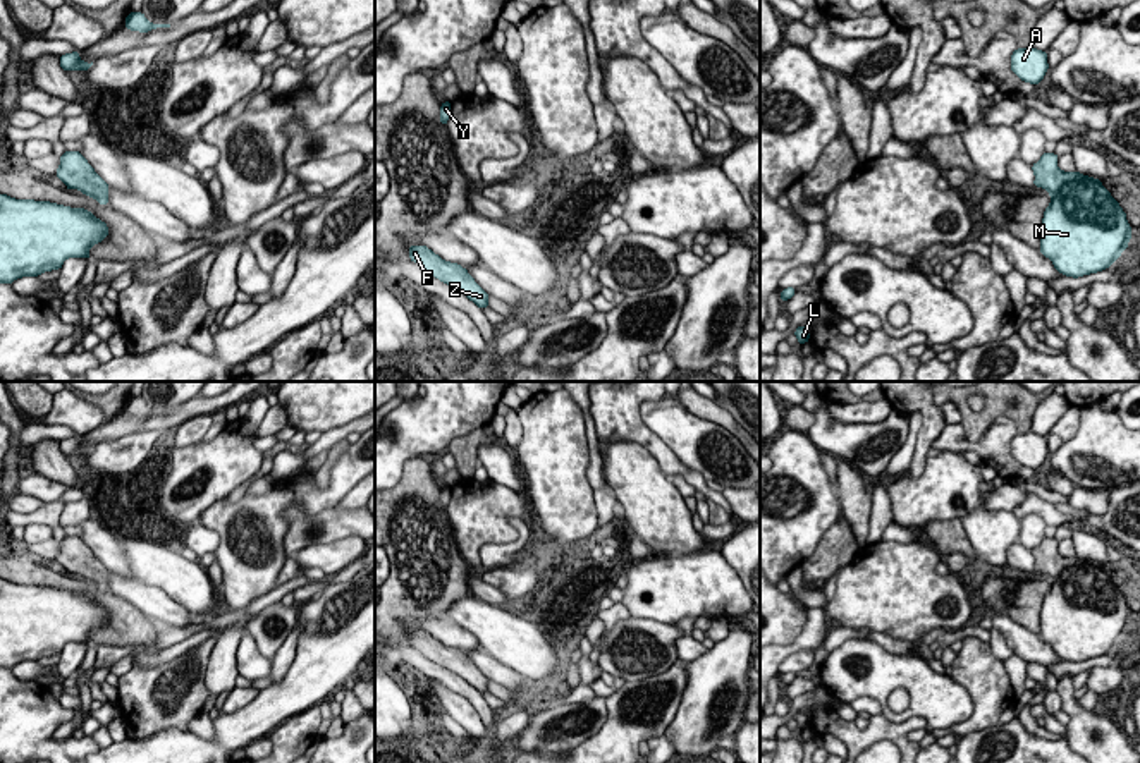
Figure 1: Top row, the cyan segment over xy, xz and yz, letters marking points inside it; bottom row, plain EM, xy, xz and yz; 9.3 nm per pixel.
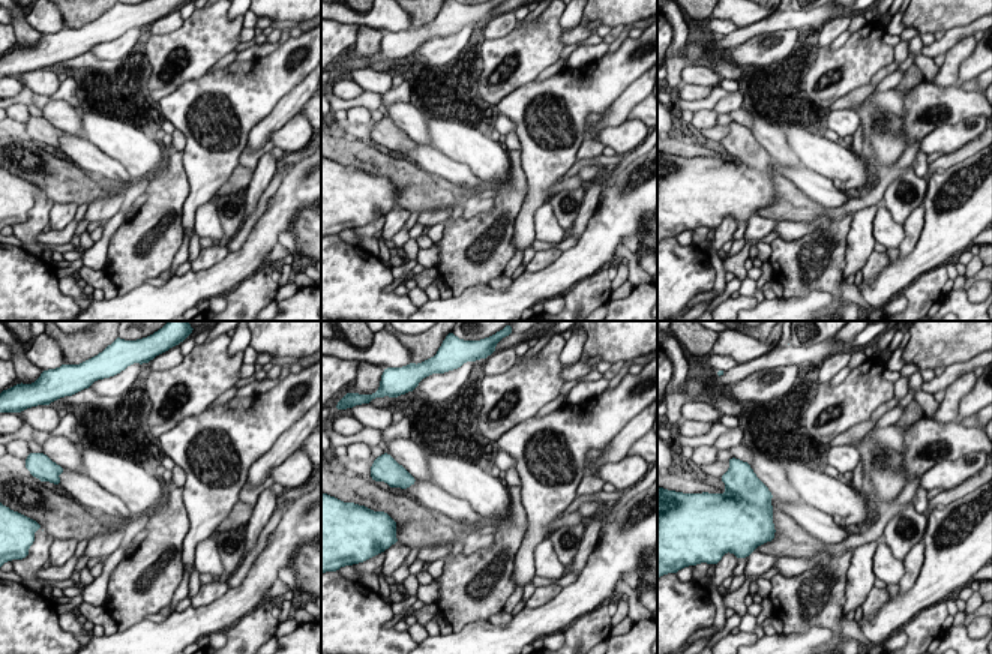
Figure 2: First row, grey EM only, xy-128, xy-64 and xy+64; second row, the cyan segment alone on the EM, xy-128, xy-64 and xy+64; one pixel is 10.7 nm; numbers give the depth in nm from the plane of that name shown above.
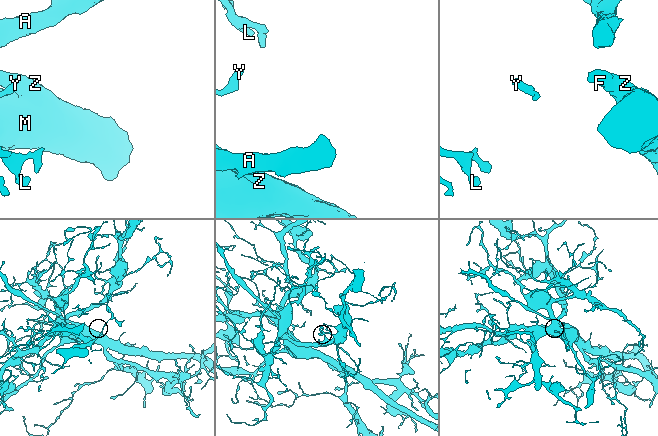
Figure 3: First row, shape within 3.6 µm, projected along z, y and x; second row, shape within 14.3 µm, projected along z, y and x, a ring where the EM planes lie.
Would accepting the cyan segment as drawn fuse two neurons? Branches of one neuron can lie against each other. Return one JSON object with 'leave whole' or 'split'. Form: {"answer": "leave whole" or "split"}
{"answer": "leave whole"}

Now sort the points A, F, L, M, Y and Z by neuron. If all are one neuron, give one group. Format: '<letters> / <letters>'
A F L M Y Z

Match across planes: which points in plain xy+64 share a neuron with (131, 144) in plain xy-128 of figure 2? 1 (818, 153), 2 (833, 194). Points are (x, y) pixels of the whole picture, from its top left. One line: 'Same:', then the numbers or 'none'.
Same: 1

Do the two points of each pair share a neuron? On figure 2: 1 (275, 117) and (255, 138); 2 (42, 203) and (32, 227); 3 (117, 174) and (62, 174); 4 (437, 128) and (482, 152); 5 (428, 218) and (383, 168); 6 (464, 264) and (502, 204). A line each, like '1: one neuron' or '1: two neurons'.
1: one neuron
2: one neuron
3: two neurons
4: one neuron
5: two neurons
6: one neuron

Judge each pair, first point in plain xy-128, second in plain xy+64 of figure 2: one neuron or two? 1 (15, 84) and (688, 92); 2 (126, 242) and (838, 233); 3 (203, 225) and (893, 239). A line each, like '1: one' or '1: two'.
1: one
2: one
3: one

